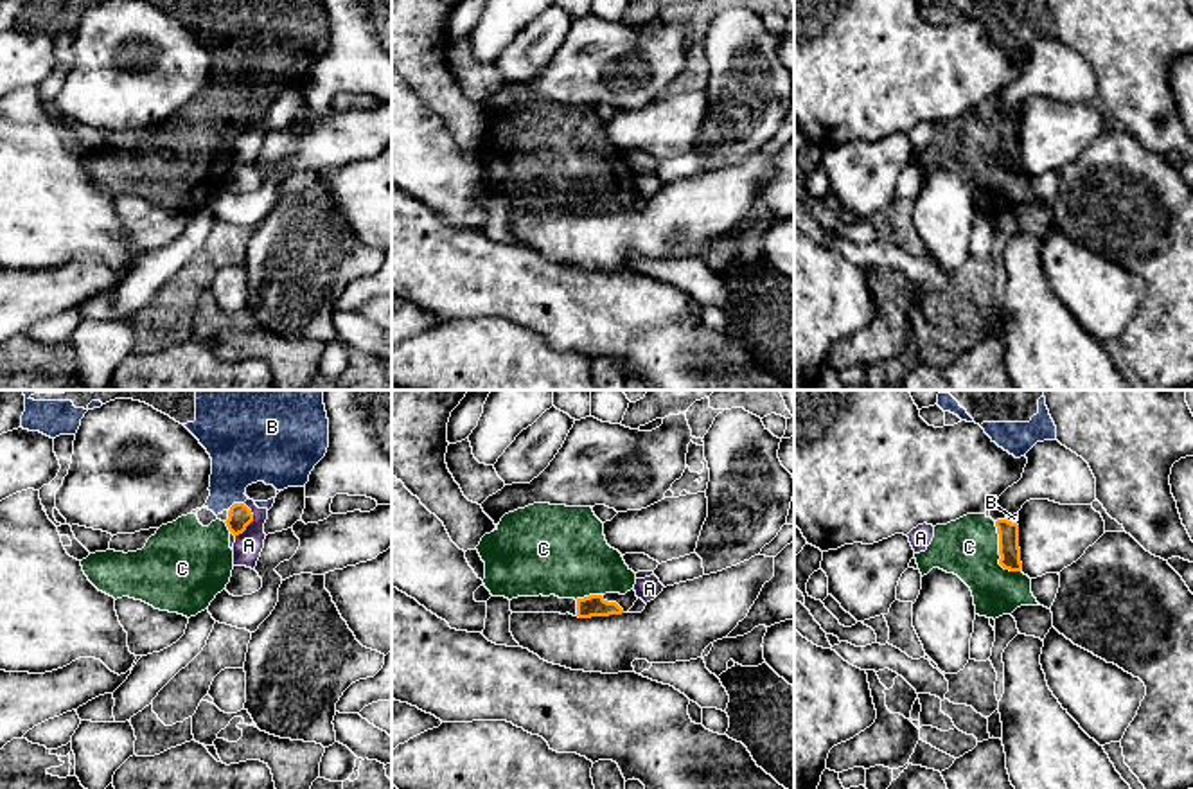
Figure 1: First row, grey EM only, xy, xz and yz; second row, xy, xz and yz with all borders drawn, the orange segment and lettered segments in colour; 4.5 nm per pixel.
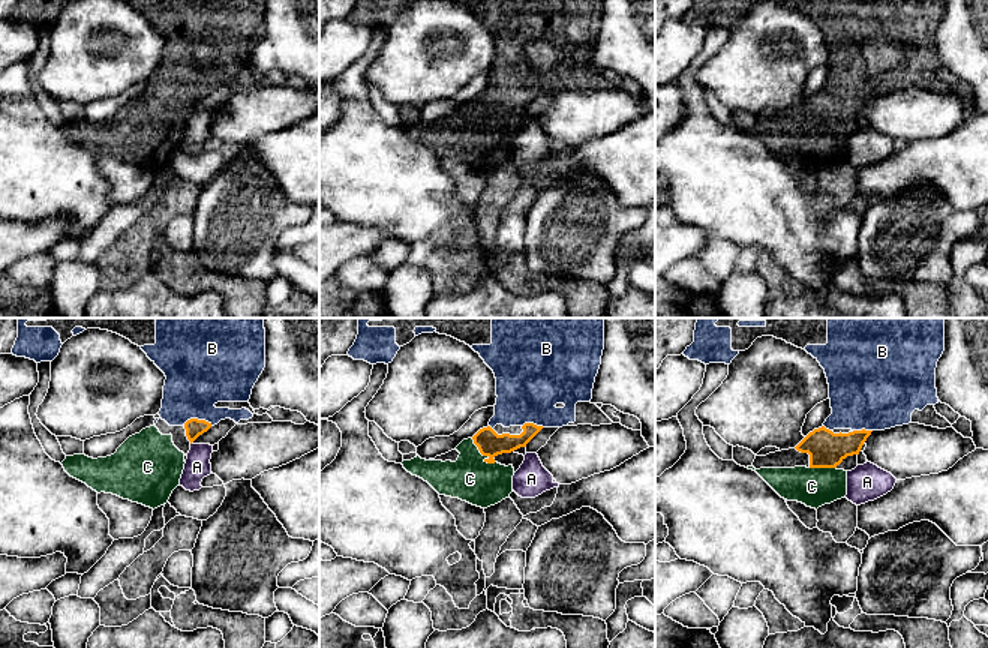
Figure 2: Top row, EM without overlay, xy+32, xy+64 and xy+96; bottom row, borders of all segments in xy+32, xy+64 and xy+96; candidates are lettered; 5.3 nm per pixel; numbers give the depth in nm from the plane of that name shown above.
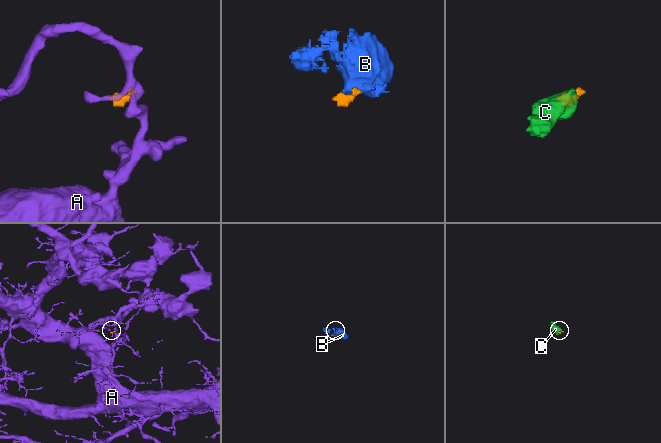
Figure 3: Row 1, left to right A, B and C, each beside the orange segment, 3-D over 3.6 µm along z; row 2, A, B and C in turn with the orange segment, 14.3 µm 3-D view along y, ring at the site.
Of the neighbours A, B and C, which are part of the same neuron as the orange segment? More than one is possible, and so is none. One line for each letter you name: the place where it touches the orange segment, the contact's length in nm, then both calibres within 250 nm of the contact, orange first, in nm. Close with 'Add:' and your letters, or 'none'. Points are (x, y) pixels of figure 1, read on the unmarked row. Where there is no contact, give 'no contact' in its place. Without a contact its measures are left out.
B: xy (234, 101) | 80 nm | 110/300 nm
C: yz (999, 150) | 260 nm | 100/280 nm
Add: B, C

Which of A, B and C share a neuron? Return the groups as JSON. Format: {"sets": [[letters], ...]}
{"sets": [["A"], ["B", "C"]]}

